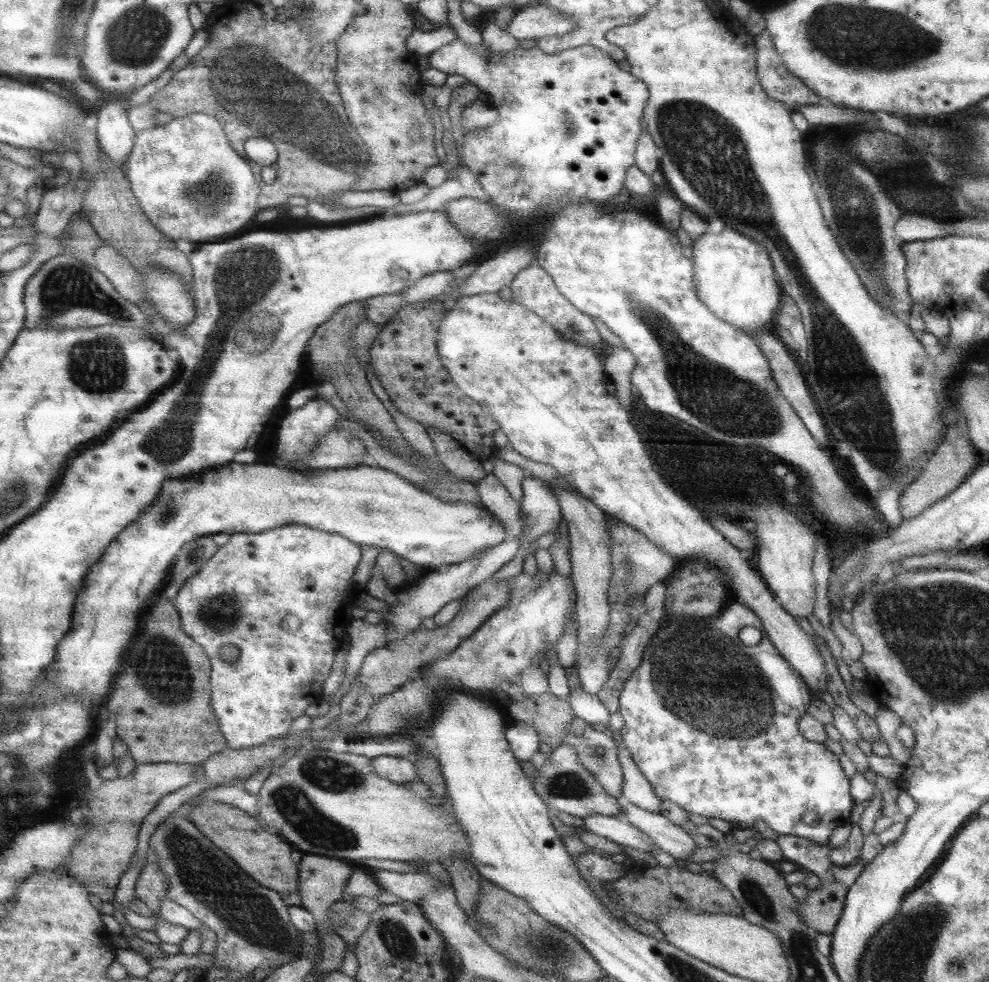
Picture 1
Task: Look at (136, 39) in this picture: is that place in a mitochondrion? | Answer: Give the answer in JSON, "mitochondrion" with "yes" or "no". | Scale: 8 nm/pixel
{"mitochondrion":"yes"}

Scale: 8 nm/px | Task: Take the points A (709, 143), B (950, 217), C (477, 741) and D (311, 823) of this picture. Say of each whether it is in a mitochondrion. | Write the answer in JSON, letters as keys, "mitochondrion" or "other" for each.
{"A":"mitochondrion","B":"other","C":"other","D":"mitochondrion"}

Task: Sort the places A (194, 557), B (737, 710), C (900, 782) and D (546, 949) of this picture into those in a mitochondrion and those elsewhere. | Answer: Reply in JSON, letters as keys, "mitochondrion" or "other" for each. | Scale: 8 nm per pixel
{"A":"mitochondrion","B":"mitochondrion","C":"other","D":"mitochondrion"}

